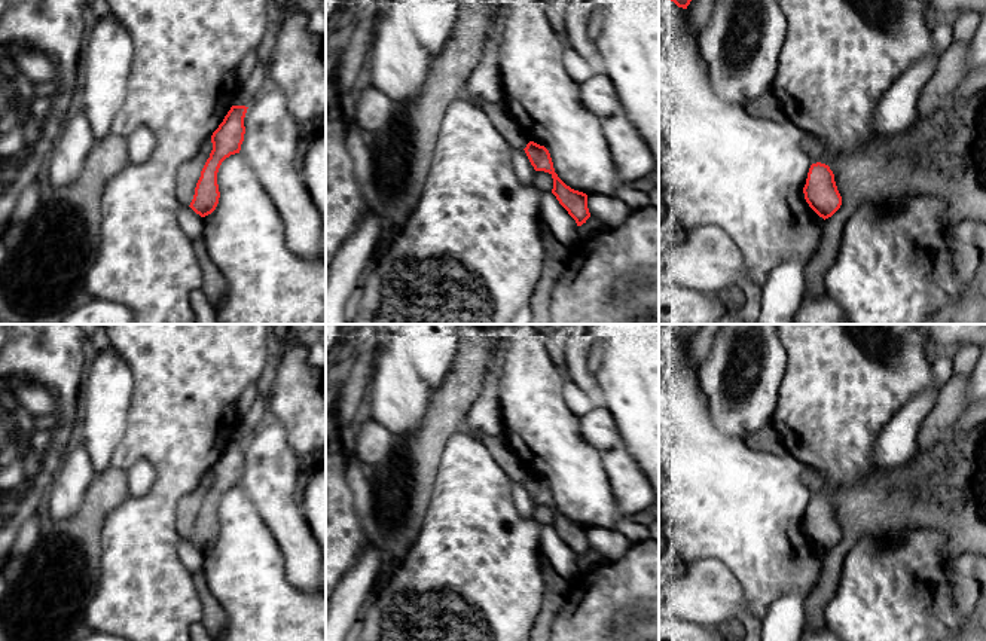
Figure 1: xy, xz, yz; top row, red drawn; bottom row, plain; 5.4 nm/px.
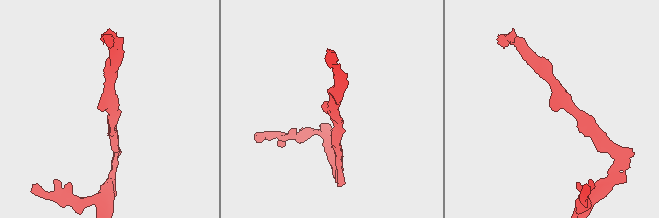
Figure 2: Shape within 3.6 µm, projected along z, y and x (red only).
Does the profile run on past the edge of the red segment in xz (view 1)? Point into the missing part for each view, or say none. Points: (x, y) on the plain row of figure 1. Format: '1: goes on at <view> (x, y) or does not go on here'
1: does not go on here

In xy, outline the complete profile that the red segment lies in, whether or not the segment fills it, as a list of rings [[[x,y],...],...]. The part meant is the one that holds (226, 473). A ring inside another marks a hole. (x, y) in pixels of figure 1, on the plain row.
[[[232,439],[211,468],[213,483],[201,504],[193,532],[189,538],[201,550],[211,547],[219,537],[217,506],[226,491],[241,483],[245,467],[244,451],[247,442],[245,439]]]

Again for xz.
[[[529,474],[523,483],[535,504],[544,504],[552,509],[552,526],[556,529],[559,537],[568,544],[568,547],[576,553],[577,559],[586,556],[586,553],[590,550],[587,541],[587,528],[571,522],[558,510],[553,501],[550,486],[544,479]]]

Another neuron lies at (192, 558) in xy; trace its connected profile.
[[[181,540],[177,546],[177,556],[181,564],[192,573],[198,573],[204,565],[204,550],[196,547],[190,540]]]

